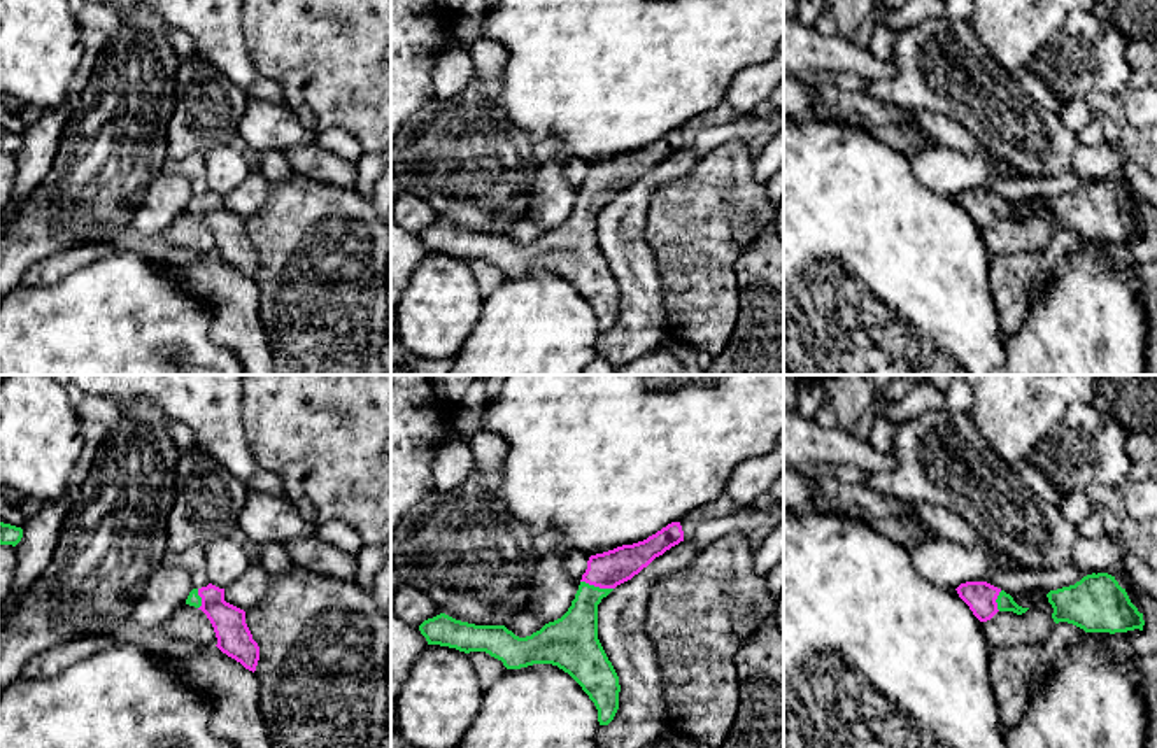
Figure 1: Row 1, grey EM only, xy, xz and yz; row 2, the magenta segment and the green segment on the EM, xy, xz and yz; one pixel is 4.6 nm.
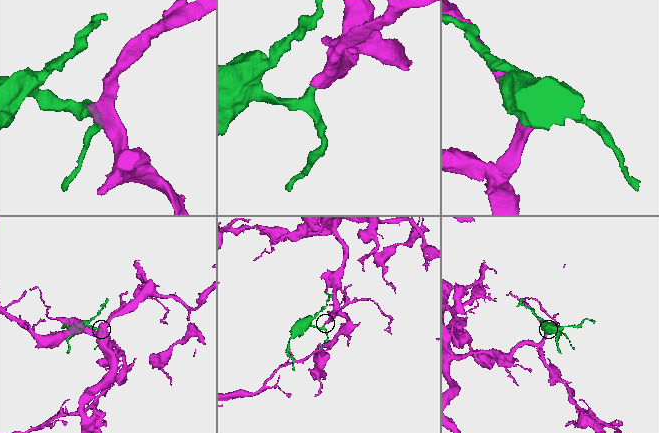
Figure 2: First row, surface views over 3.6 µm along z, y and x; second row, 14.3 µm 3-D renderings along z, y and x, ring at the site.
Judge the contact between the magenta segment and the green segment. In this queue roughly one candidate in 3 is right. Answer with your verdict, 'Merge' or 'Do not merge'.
Merge

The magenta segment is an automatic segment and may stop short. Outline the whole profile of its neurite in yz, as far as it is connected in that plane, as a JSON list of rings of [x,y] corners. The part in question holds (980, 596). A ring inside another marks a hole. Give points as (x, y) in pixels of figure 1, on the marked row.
[[[966,582],[955,590],[980,622],[990,620],[997,611],[1022,615],[1029,610],[1019,606],[1010,594],[987,582]]]

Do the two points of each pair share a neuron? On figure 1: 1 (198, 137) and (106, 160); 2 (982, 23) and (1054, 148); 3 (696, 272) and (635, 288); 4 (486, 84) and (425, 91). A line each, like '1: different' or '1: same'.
1: different
2: different
3: different
4: different

